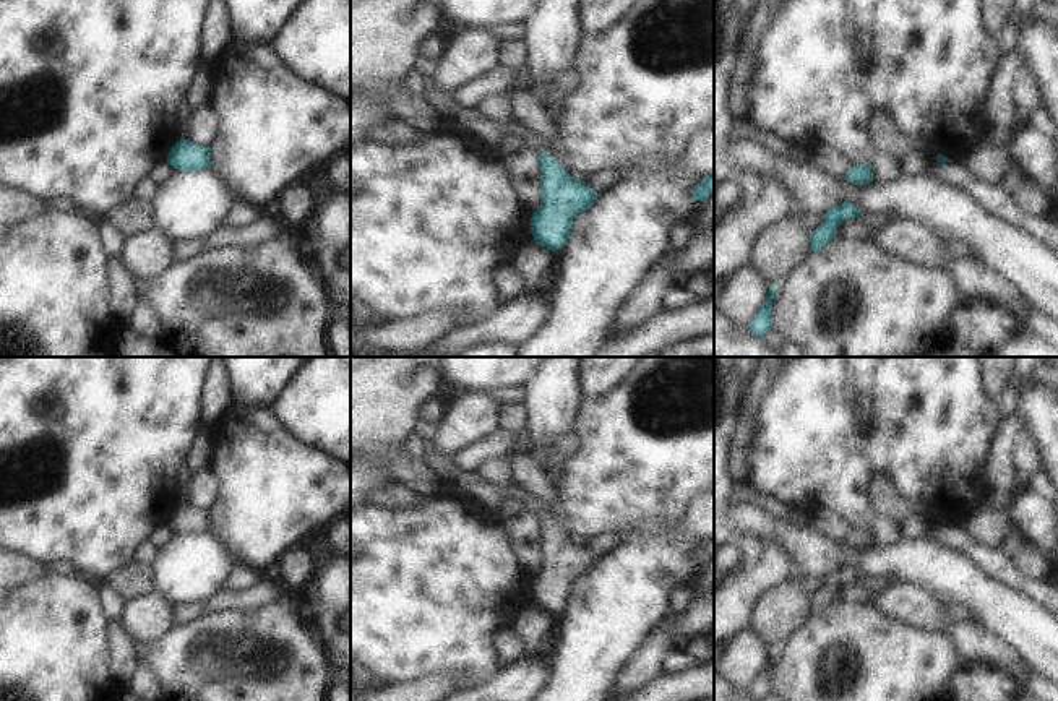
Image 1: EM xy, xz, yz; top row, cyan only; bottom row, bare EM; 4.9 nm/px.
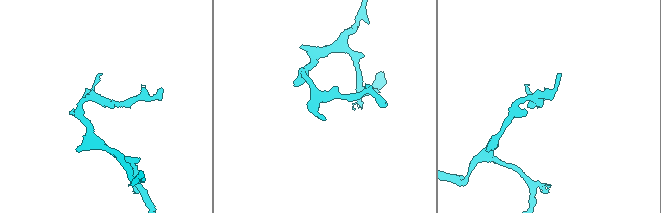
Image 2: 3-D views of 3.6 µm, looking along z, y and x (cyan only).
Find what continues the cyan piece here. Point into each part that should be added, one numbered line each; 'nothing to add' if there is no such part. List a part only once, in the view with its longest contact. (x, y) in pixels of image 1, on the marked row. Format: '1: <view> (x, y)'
nothing to add

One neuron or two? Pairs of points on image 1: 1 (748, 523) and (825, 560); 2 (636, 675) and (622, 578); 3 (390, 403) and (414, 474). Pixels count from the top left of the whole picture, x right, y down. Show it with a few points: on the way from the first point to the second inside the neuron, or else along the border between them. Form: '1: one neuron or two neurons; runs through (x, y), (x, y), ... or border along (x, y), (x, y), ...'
1: one neuron; runs through (768, 528), (782, 531), (805, 546)
2: two neurons; border along (651, 630), (610, 683)
3: one neuron; runs through (390, 421), (390, 450), (396, 456)

